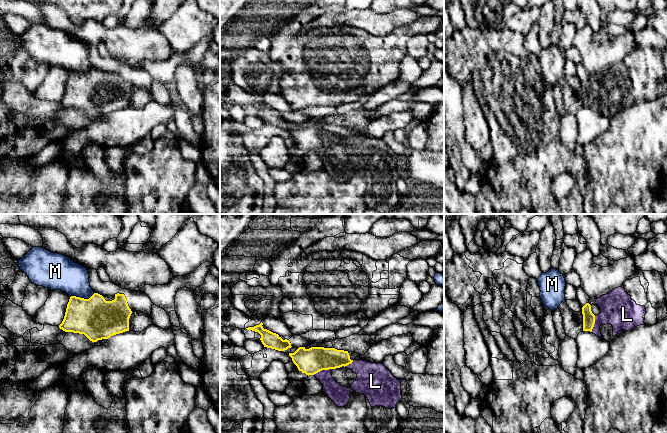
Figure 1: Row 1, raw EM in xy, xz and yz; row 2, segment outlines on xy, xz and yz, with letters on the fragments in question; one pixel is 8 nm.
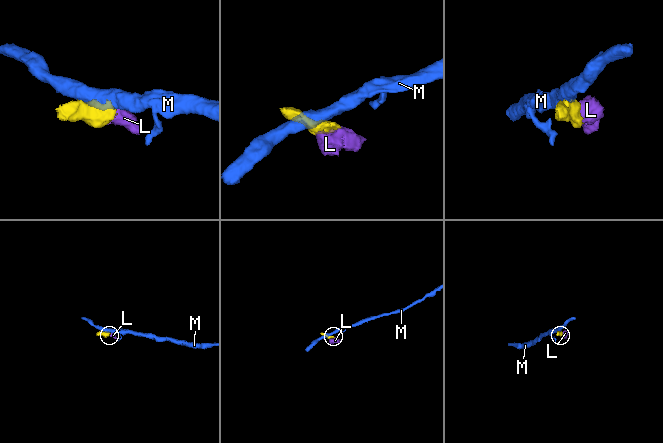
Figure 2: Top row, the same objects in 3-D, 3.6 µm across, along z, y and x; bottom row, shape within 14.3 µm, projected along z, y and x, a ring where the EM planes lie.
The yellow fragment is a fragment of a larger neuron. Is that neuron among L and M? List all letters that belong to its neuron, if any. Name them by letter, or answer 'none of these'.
L

